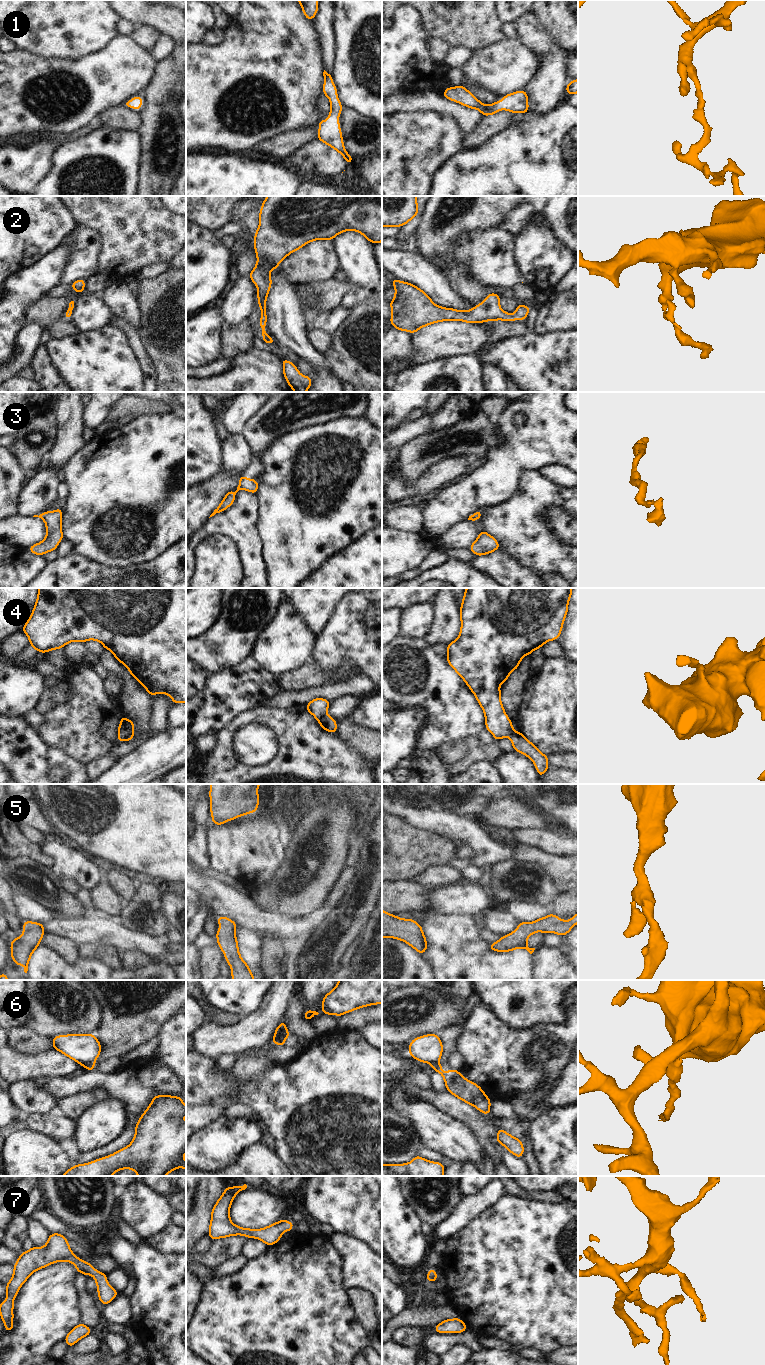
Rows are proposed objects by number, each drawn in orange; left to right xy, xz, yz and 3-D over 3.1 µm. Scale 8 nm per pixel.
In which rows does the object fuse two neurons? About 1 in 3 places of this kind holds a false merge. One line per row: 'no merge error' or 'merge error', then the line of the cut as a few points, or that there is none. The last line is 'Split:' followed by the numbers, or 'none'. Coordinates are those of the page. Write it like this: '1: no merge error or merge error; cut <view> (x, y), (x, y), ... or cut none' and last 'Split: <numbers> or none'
1: no merge error; cut none
2: no merge error; cut none
3: no merge error; cut none
4: merge error; cut xz (326, 715), (318, 720)
5: no merge error; cut none
6: merge error; cut xz (287, 1032), (277, 1043)
7: no merge error; cut none
Split: 4, 6

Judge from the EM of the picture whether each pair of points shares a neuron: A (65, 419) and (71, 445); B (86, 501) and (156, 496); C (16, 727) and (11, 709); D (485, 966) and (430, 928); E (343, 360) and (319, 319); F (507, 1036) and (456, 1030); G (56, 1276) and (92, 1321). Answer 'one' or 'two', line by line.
A: one
B: one
C: two
D: one
E: two
F: two
G: two

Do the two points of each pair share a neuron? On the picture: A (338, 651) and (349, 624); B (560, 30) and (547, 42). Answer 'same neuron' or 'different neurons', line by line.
A: same neuron
B: different neurons

